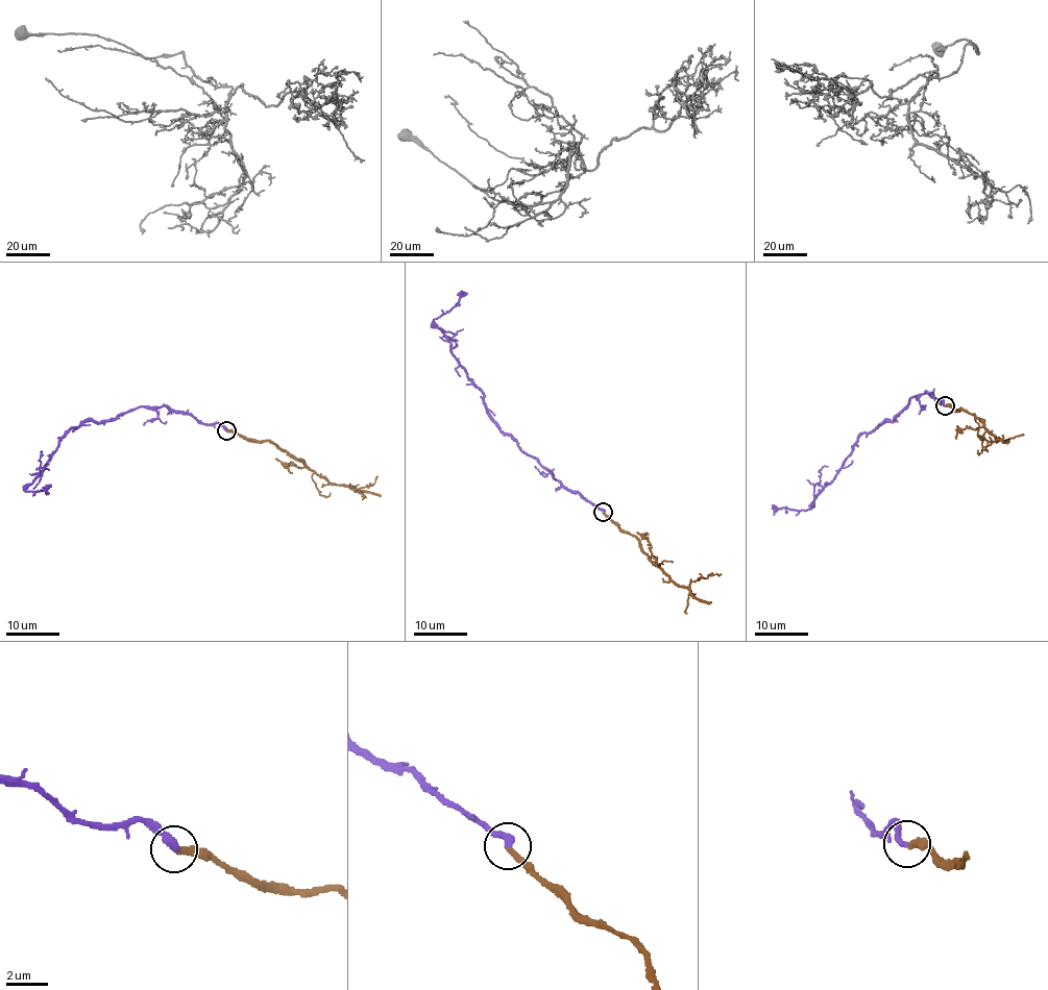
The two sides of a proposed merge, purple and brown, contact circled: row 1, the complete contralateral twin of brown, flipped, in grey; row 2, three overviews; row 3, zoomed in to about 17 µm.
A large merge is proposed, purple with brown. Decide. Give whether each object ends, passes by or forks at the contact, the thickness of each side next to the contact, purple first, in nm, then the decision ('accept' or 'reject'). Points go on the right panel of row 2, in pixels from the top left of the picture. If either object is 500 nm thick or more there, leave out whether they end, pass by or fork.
purple ends | brown ends | 360/300 nm | accept

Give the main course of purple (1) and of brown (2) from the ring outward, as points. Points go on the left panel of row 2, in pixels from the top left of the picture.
1: (226, 430), (166, 406), (139, 406), (98, 422), (87, 420), (59, 440), (25, 490), (49, 494)
2: (226, 430), (254, 440), (268, 441), (330, 483), (352, 489), (368, 486), (378, 476)

